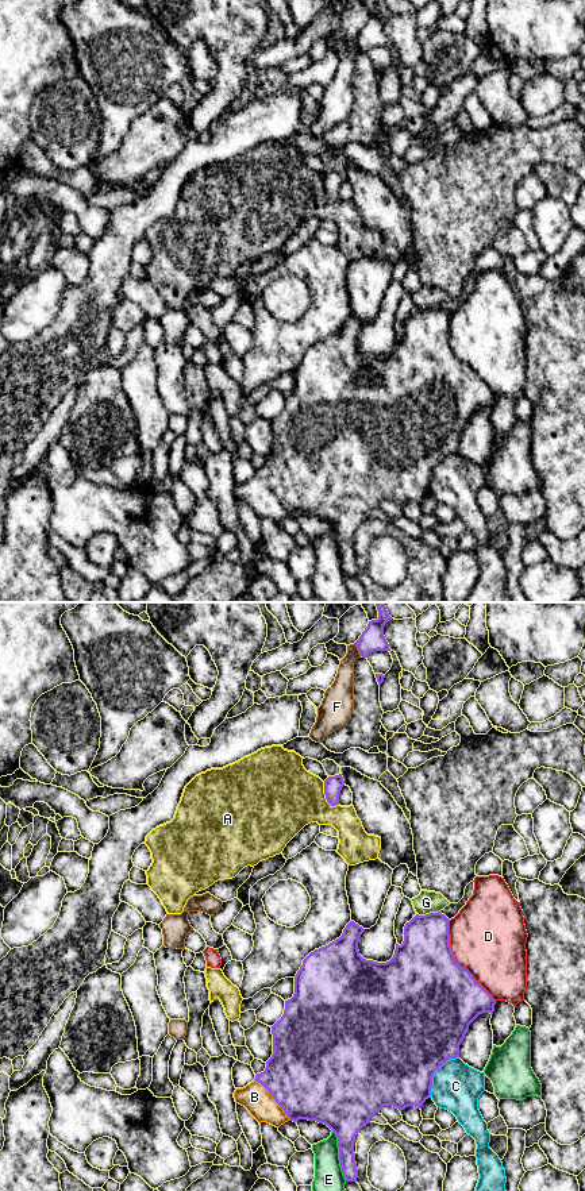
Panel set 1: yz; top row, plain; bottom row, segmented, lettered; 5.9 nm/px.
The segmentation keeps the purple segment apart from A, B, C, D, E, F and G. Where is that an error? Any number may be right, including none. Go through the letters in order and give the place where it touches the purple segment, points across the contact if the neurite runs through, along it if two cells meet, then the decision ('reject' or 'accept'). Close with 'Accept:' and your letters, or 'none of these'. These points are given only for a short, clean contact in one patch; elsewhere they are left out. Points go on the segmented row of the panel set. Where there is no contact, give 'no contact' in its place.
A: yz (326, 797) | reject
B: yz (273, 1098) | across yz (308, 1075), (296, 1087), (273, 1098), (254, 1097) | accept
C: yz (434, 1072) | reject
D: yz (455, 962) | reject
E: yz (339, 1156) | reject
F: yz (358, 650) | along yz (354, 643), (361, 655) | reject
G: yz (427, 914) | reject
Accept: B

